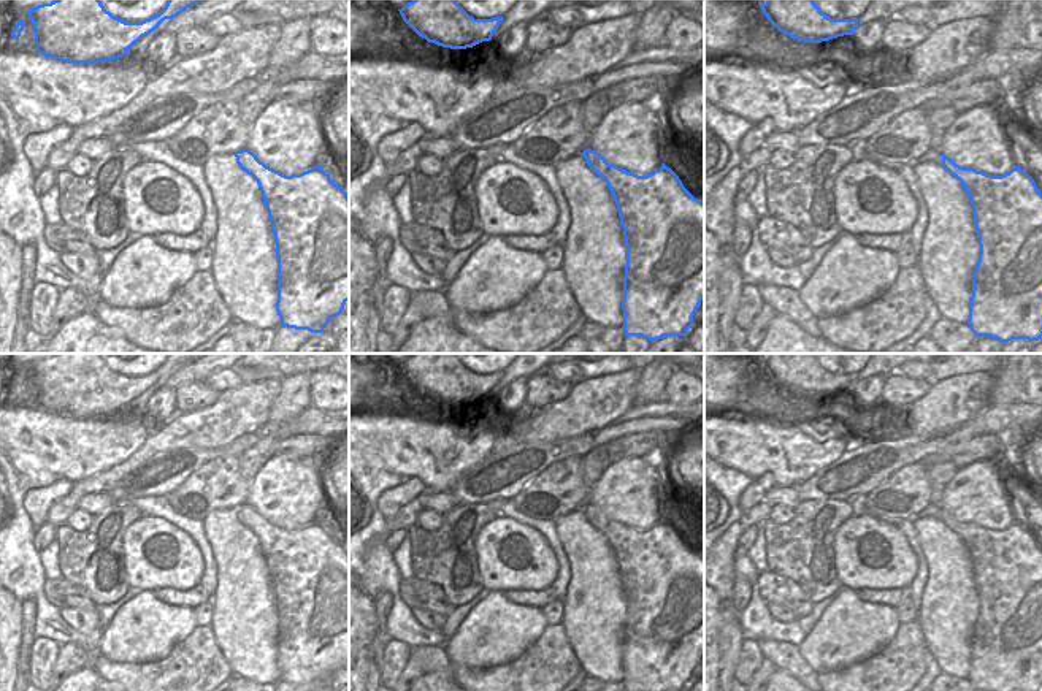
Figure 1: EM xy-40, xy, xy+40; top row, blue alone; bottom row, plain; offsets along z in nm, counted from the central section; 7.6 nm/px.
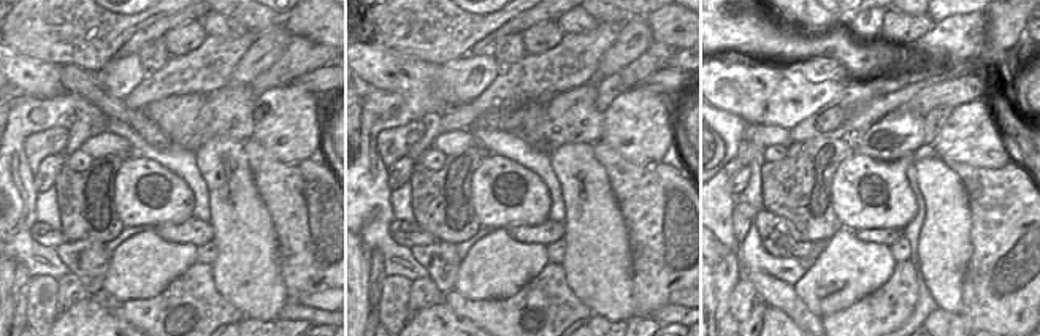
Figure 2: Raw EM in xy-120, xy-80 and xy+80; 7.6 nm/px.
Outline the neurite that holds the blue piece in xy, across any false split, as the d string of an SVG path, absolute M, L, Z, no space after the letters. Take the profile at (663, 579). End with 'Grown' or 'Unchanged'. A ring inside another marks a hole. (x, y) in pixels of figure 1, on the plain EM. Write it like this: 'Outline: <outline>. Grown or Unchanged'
Outline: M590 502L584 506L584 513L606 536L619 563L626 601L625 691L685 691L704 655L704 555L695 553L665 518L647 531L638 531L607 518Z. Unchanged.

